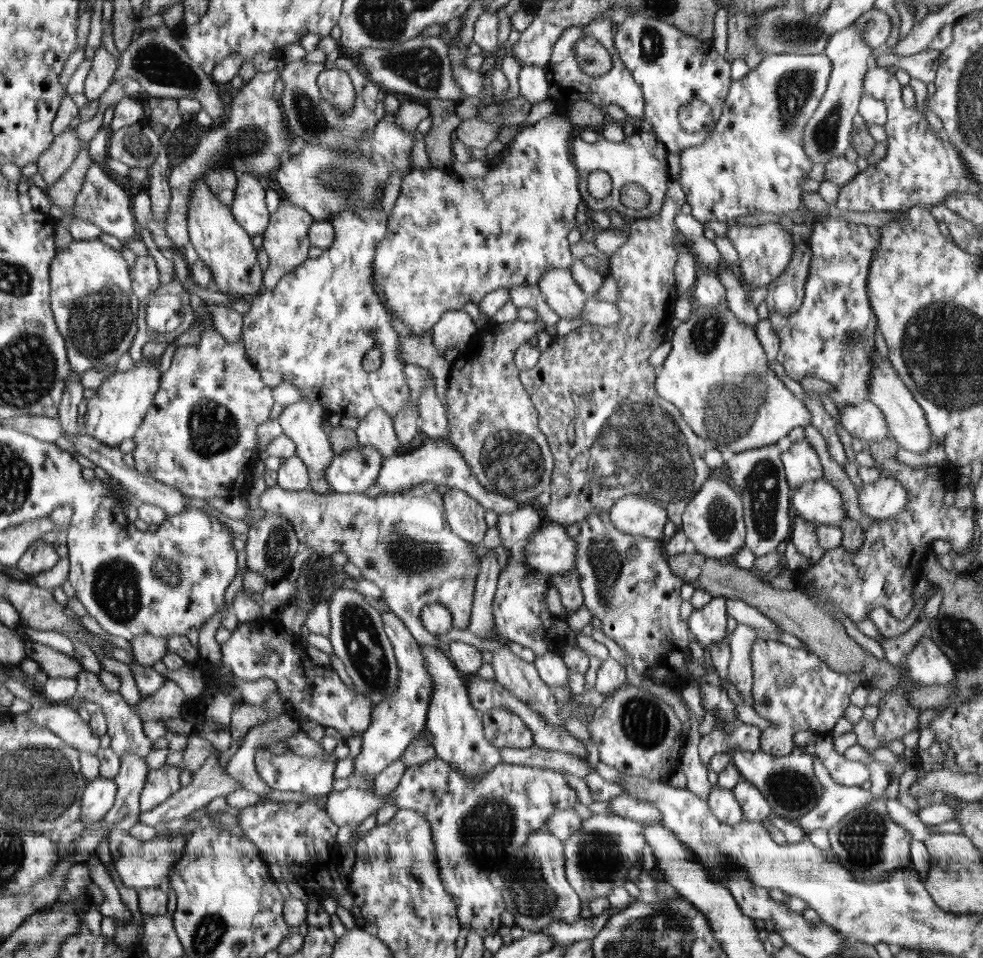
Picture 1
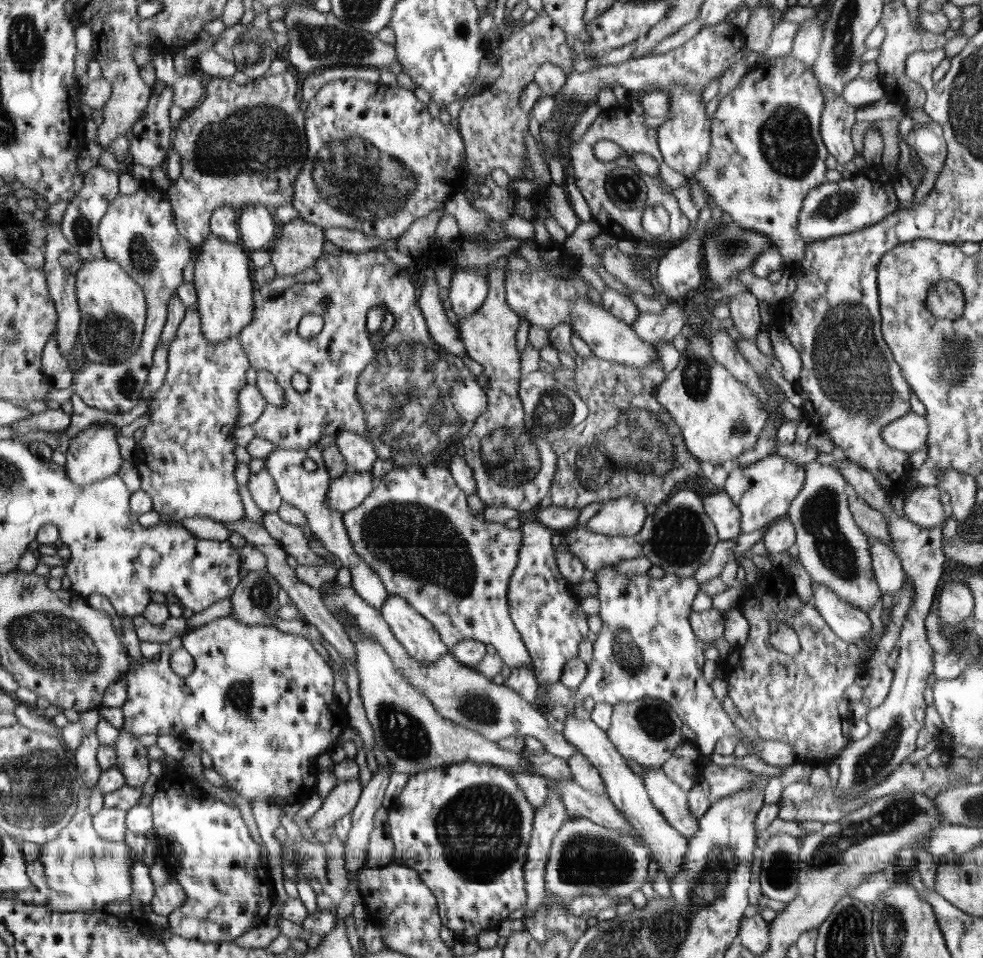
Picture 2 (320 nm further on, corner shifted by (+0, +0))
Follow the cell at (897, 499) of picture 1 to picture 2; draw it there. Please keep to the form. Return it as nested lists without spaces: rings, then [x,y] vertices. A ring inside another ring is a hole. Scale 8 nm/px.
[[[918,486],[905,498],[904,518],[924,529],[934,529],[947,523],[948,509],[940,501],[940,488]]]

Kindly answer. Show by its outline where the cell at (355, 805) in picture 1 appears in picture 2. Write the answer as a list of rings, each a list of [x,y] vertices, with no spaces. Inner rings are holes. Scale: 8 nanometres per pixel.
[[[472,761],[451,763],[441,765],[409,776],[394,806],[388,809],[388,819],[385,822],[386,830],[394,842],[393,861],[396,864],[403,864],[414,869],[424,884],[435,894],[438,902],[439,914],[443,917],[446,928],[453,930],[456,936],[480,936],[488,931],[498,931],[500,923],[508,919],[508,914],[523,908],[527,901],[526,891],[526,862],[527,848],[531,842],[531,832],[534,829],[535,808],[528,803],[527,796],[523,793],[522,787],[515,781],[514,775],[499,766],[480,764]]]

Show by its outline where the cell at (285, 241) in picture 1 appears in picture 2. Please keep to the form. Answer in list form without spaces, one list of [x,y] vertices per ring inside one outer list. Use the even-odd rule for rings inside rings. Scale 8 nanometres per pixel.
[[[296,219],[283,226],[281,236],[270,253],[276,275],[294,276],[312,268],[324,250],[325,231],[304,219]]]

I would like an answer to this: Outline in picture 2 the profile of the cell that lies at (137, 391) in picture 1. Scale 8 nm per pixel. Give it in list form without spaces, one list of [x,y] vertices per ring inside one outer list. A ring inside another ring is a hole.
[[[110,422],[105,425],[90,425],[87,430],[80,431],[71,441],[66,451],[66,464],[68,478],[75,482],[76,486],[88,486],[103,480],[112,474],[117,474],[122,468],[123,459],[120,455],[120,447],[116,441],[116,431]]]

